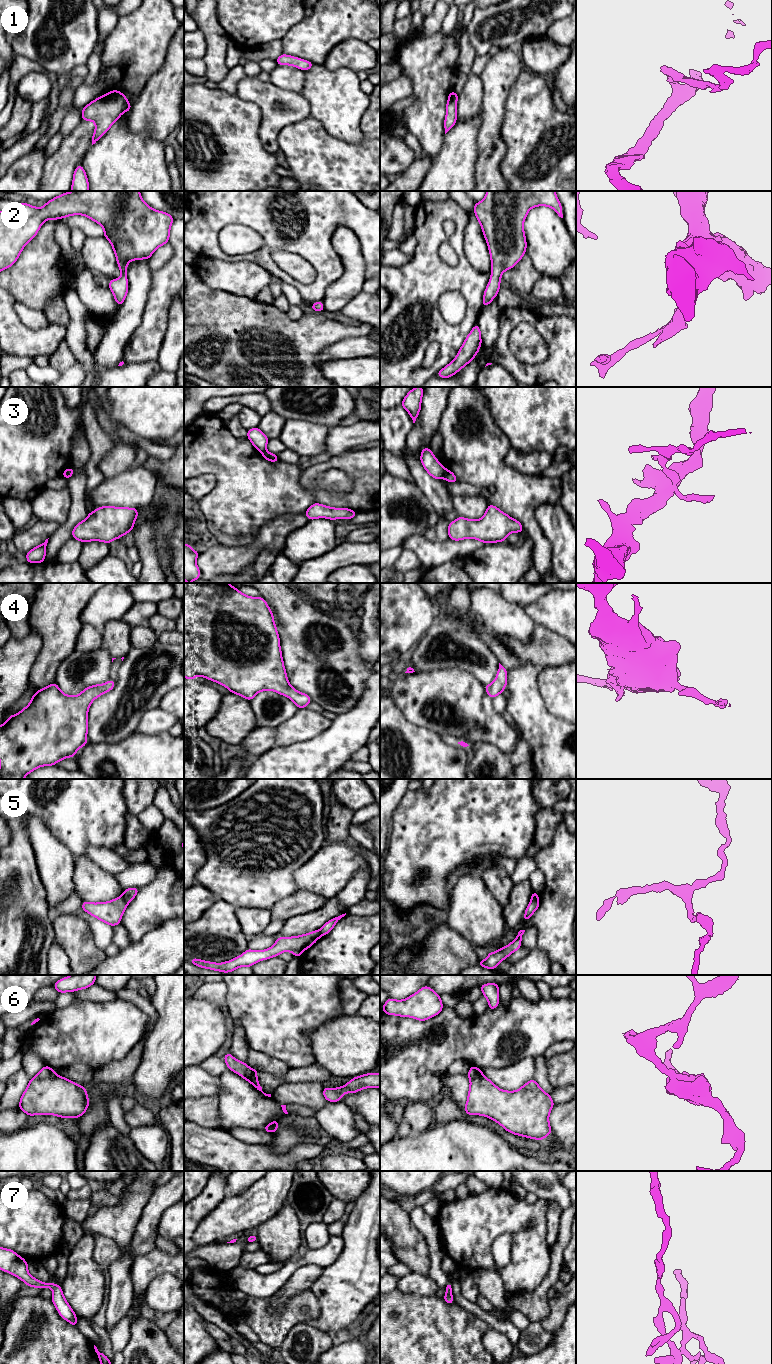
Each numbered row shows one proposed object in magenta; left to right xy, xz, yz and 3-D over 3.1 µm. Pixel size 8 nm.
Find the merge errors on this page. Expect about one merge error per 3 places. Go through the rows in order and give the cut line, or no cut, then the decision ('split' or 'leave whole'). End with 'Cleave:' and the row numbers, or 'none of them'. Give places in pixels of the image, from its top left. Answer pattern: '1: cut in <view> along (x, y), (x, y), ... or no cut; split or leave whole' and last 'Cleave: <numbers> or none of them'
1: no cut; leave whole
2: no cut; leave whole
3: cut in yz along (445, 469), (443, 477); split
4: no cut; leave whole
5: cut in xy along (121, 896), (127, 903); split
6: cut in xy along (54, 1073), (45, 1078), (35, 1077); split
7: no cut; leave whole
Cleave: 3, 5, 6

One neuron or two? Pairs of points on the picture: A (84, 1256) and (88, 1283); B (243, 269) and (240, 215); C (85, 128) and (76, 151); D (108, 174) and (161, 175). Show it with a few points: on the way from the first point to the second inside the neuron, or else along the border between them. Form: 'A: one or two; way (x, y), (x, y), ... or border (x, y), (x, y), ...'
A: one; way (84, 1263), (84, 1276)
B: two; border (220, 259), (249, 260), (259, 264), (265, 270)
C: one; way (82, 134), (76, 145)
D: one; way (121, 174), (148, 175)

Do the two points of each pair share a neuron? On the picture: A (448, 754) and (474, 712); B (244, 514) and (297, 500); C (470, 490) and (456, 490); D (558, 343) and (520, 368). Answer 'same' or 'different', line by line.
A: different
B: same
C: same
D: same

